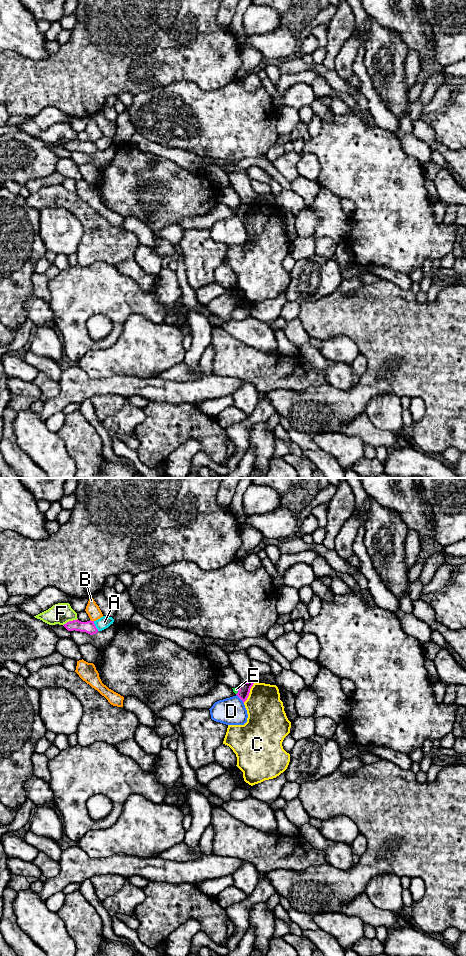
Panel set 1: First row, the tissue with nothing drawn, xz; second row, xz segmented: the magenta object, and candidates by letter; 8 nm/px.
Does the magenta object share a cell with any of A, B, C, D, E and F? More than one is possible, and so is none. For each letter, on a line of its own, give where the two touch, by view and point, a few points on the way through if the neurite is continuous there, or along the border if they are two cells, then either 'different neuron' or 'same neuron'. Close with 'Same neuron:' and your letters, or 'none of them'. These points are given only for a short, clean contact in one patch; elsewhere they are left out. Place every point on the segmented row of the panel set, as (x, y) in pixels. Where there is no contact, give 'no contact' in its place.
A: xz (95, 626) | different neuron
B: xz (92, 621) | different neuron
C: xz (249, 692) | different neuron
D: xz (240, 698) | along xz (236, 694), (243, 703) | different neuron
E: xz (238, 691) | along xz (239, 687), (236, 694) | different neuron
F: xz (70, 621) | different neuron
Same neuron: none of them

